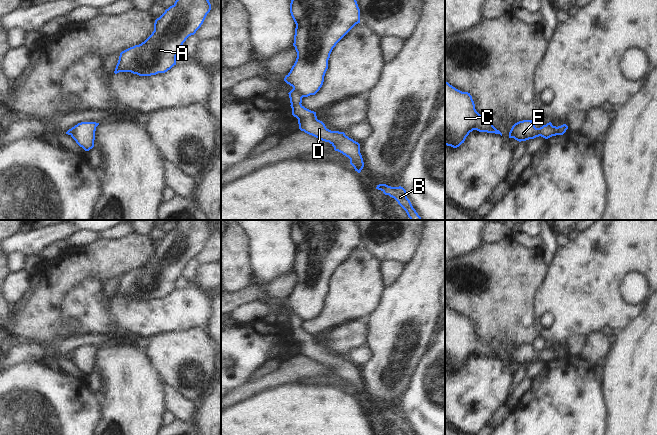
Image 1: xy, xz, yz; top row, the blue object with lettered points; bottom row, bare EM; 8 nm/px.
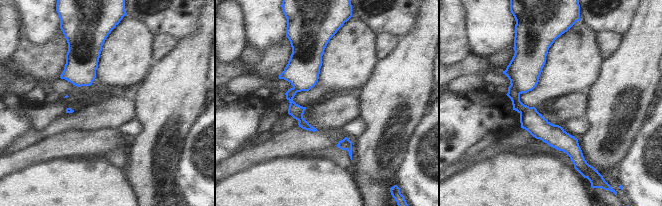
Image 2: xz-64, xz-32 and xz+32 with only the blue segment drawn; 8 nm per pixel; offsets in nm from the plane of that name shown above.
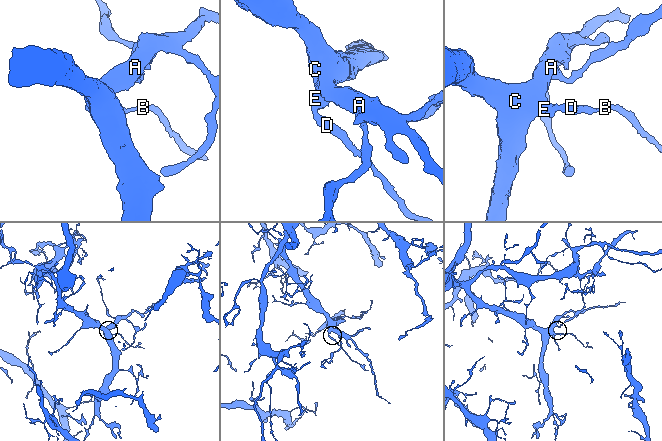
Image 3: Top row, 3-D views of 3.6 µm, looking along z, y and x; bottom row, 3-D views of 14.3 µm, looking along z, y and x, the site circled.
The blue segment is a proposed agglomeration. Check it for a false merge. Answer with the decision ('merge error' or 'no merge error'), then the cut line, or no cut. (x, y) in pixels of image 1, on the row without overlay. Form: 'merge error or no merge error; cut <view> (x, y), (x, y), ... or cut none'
merge error; cut xz (293, 312), (303, 320)

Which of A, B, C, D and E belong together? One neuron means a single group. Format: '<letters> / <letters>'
A C E / B D

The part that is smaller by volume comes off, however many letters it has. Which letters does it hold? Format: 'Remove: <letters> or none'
Remove: B, D

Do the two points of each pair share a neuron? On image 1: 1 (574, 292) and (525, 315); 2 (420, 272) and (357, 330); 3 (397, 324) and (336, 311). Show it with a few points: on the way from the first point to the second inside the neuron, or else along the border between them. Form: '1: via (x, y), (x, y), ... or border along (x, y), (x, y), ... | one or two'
1: border along (539, 288), (534, 300), (534, 319), (536, 322) | two
2: border along (365, 324), (367, 328), (366, 342) | two
3: border along (381, 295), (377, 306), (367, 315) | two

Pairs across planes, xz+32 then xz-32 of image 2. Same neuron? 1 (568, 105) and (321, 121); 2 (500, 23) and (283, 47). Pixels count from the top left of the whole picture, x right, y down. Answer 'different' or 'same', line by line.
1: same
2: different

